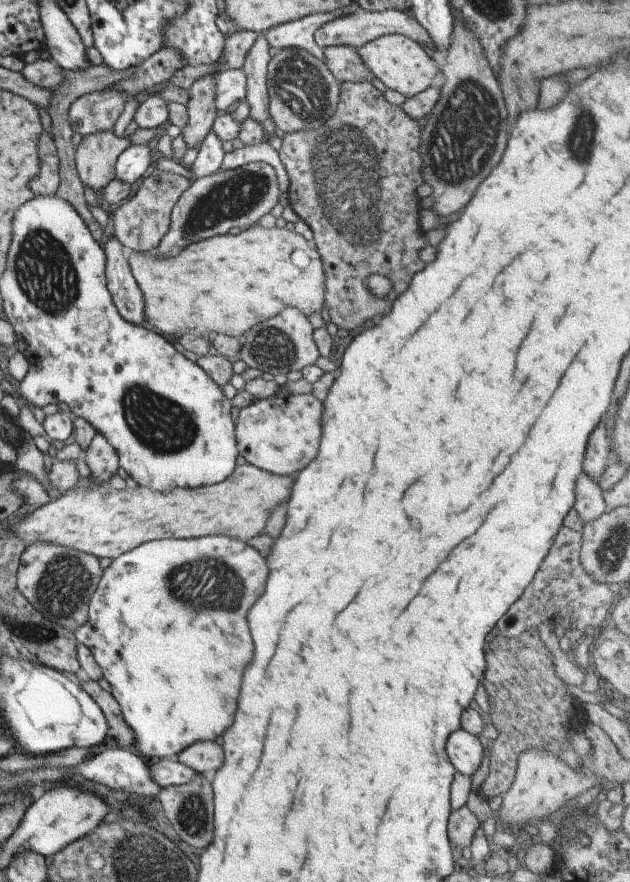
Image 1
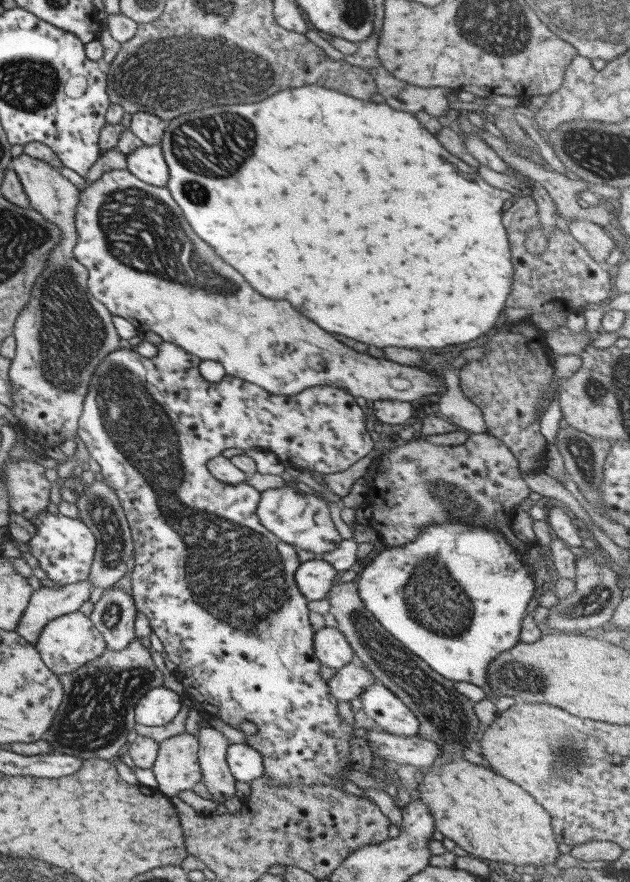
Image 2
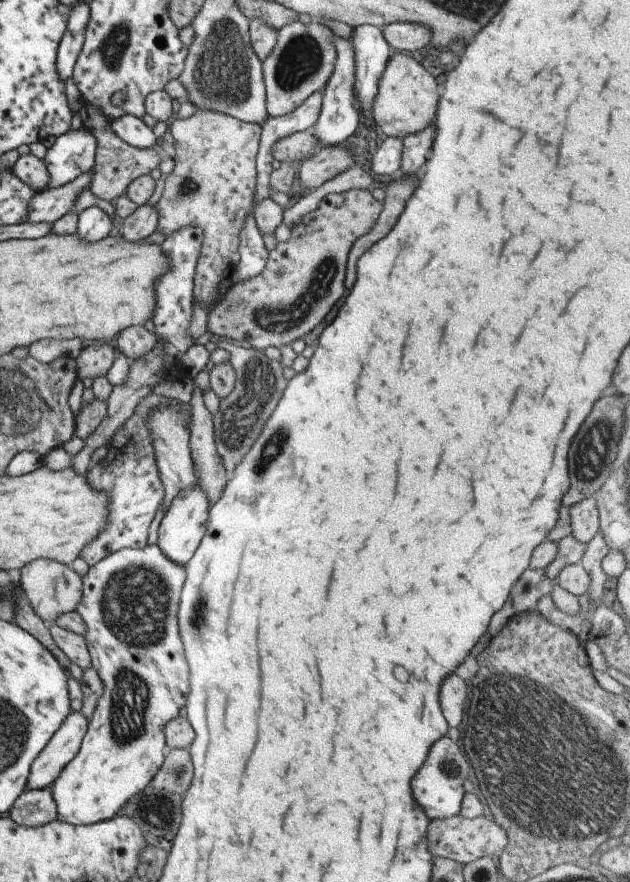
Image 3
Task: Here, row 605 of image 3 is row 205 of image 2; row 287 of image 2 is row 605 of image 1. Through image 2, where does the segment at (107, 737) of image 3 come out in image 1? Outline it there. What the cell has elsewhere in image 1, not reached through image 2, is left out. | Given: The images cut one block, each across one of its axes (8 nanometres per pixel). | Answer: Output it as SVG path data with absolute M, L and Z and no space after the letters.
M225 535L152 540L117 556L107 568L103 569L103 576L97 584L97 590L93 592L87 605L87 622L74 630L75 640L77 644L87 646L91 650L93 660L99 664L101 674L111 688L109 692L115 698L115 702L119 704L123 722L133 730L133 748L137 750L137 754L143 760L151 762L174 758L177 753L193 744L195 740L213 740L227 726L231 726L237 690L239 690L239 682L241 682L241 672L247 666L247 662L251 662L251 654L253 654L251 638L249 638L247 624L245 624L245 612L253 604L253 600L263 592L265 578L267 578L267 566L265 566L263 556L259 560L259 554L253 550L253 546Z

